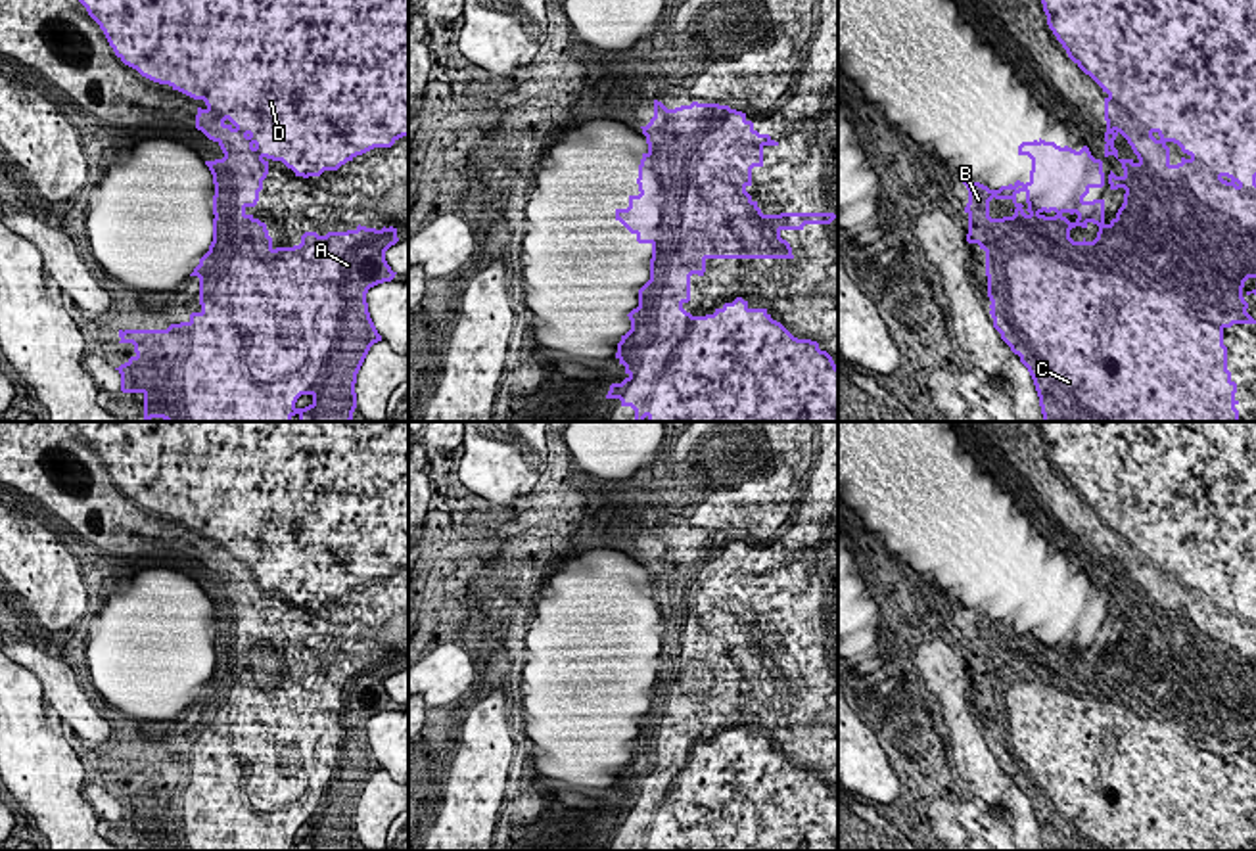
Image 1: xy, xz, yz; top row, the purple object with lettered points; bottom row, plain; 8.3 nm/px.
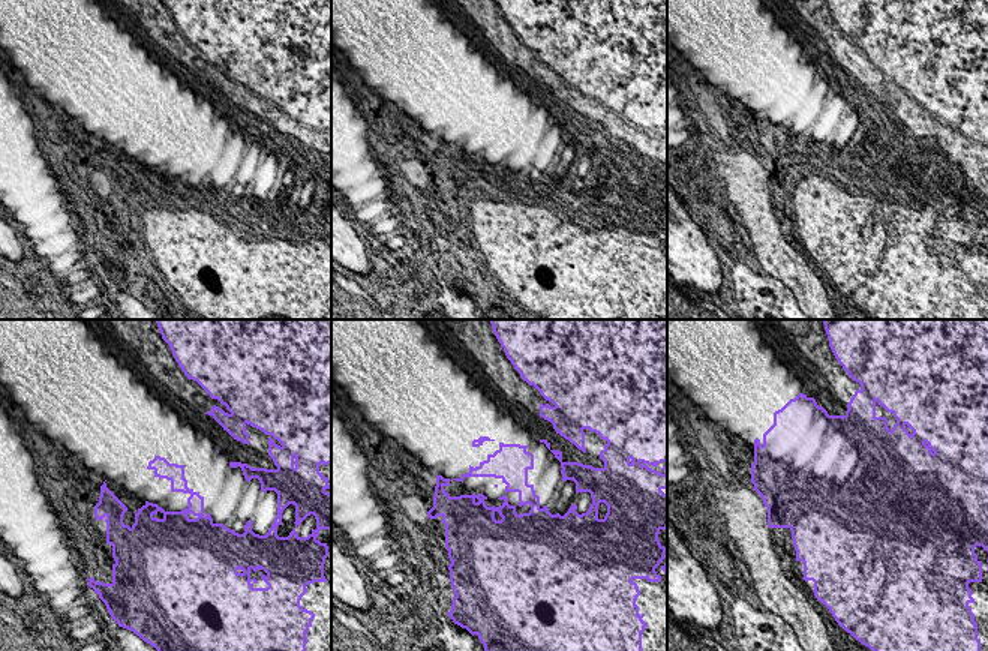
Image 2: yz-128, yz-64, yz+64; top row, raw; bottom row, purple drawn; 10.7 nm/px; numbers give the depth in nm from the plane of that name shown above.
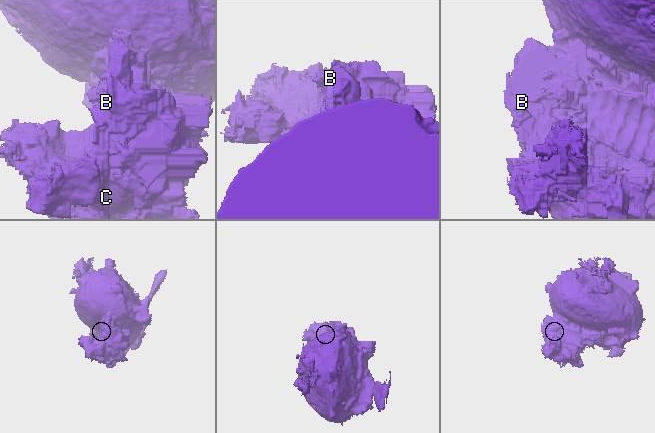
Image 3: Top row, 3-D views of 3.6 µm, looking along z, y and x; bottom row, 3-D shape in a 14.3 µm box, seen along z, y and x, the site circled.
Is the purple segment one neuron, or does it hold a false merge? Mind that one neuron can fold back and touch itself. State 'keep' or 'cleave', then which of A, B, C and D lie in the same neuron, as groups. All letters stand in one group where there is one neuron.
keep; A B C D

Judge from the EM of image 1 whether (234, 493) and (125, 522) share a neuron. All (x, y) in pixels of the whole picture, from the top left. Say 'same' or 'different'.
different

